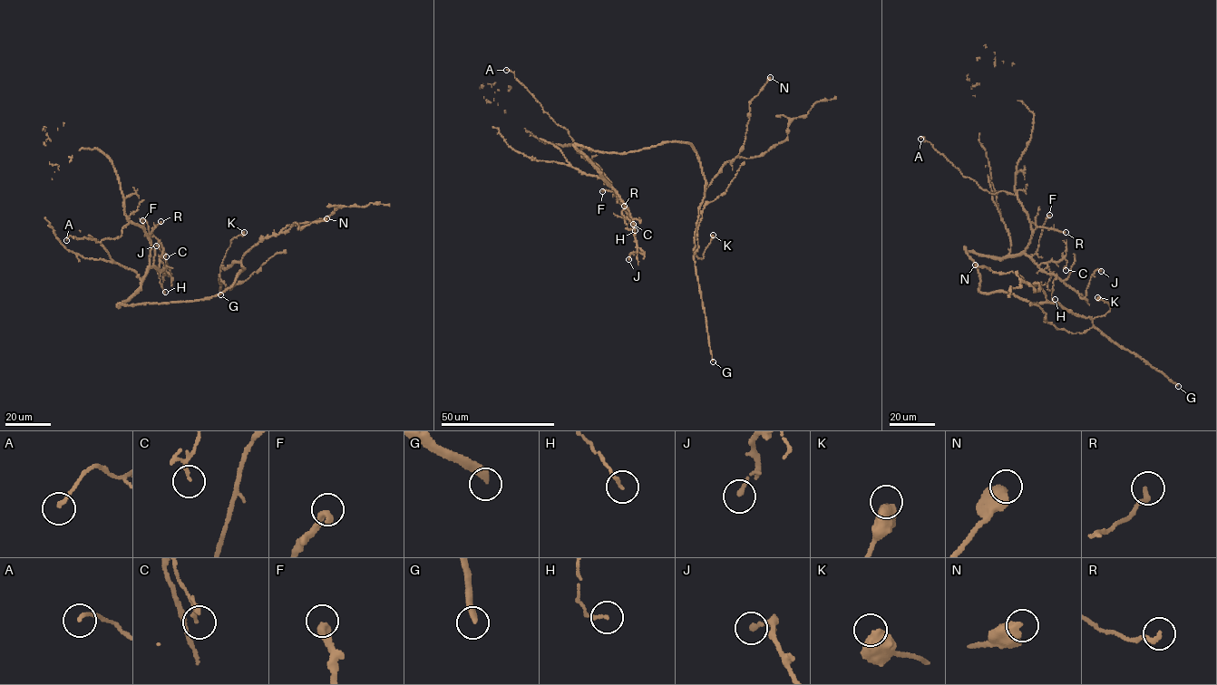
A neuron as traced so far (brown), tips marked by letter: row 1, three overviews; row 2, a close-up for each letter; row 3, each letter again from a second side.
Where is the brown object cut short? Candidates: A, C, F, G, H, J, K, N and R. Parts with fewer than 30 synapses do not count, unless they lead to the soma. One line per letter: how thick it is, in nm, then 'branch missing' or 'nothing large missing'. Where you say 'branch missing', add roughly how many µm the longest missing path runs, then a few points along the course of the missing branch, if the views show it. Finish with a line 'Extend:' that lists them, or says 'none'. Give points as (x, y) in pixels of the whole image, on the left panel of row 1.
A: calibre 150 nm; nothing large missing
C: calibre 100 nm; nothing large missing
F: calibre 320 nm; nothing large missing
G: calibre 320 nm; branch missing; missing 550 µm
H: calibre 140 nm; nothing large missing
J: calibre 200 nm; nothing large missing
K: calibre 650 nm; nothing large missing
N: calibre 550 nm; nothing large missing
R: calibre 220 nm; nothing large missing
Extend: G

